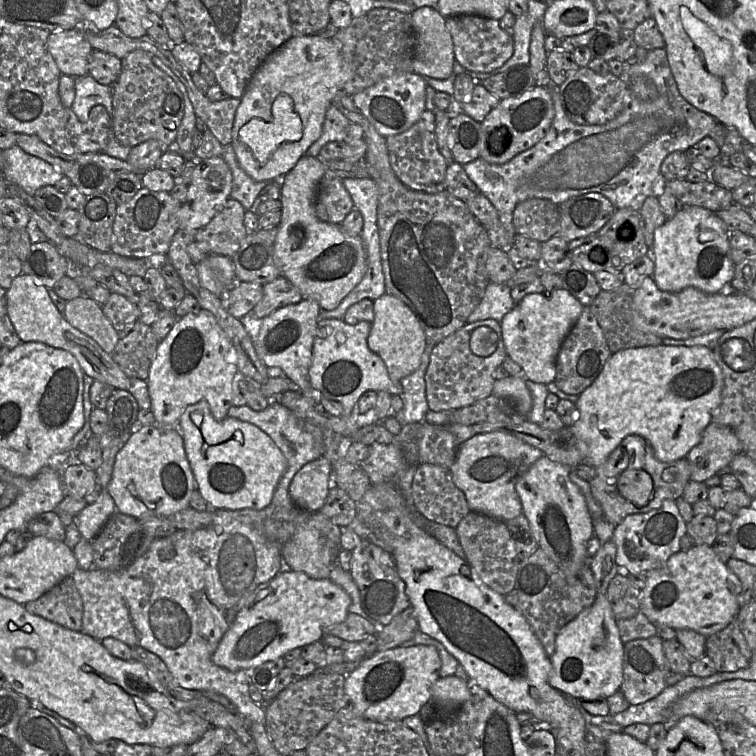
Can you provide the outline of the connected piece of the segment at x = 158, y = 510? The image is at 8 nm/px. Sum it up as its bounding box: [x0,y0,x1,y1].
[107,424,196,519]

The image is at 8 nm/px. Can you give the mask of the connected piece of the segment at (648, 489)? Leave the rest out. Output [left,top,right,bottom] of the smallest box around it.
[617,469,653,507]

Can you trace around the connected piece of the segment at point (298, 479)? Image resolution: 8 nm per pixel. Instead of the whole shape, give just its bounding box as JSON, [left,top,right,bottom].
[289,457,331,511]

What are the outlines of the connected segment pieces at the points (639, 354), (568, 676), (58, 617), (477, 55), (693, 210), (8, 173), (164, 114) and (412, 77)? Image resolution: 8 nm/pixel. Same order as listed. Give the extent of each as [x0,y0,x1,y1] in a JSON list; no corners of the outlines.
[[571,346,723,467],[550,540,624,701],[24,577,83,631],[446,14,513,72],[651,206,735,294],[1,145,64,196],[112,49,184,153],[352,72,426,138]]

